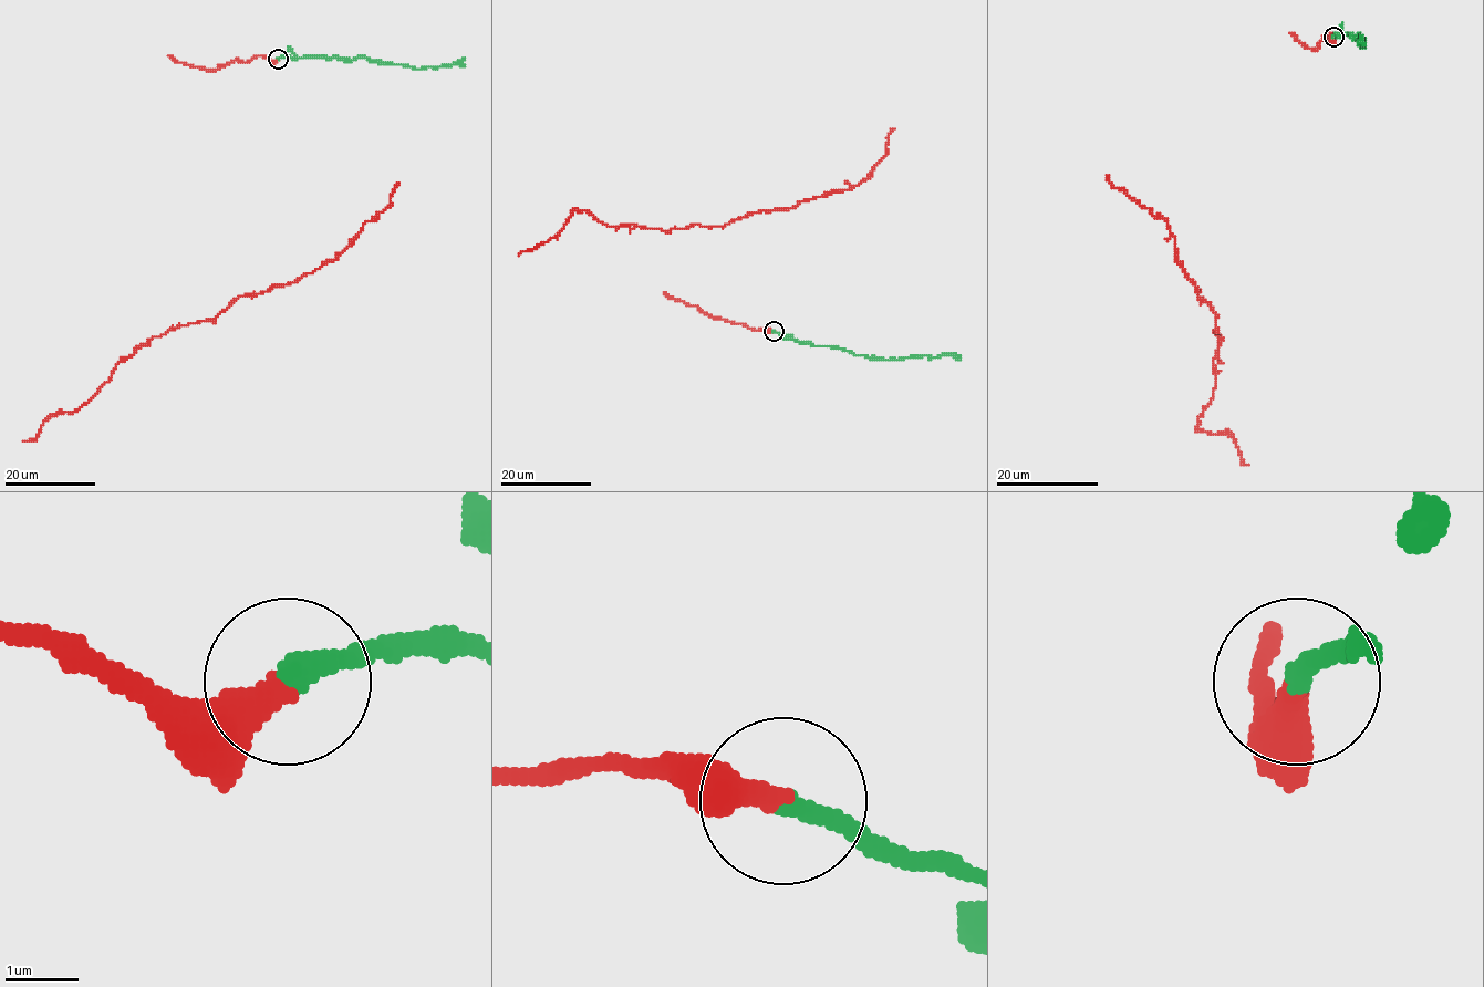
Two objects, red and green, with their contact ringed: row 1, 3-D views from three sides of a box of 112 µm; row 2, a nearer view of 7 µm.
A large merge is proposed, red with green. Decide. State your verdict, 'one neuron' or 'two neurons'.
one neuron

